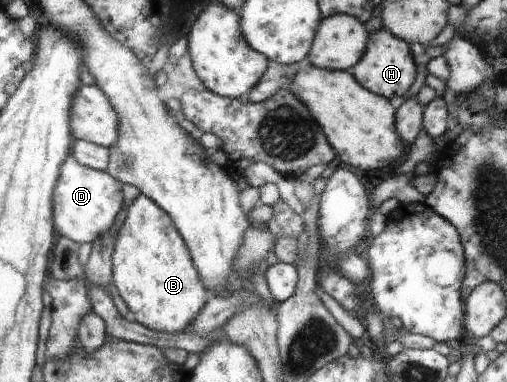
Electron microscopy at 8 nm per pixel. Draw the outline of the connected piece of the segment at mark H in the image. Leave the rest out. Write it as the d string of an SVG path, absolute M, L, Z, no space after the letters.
M383 29L371 35L367 52L349 72L362 88L391 101L395 97L401 98L407 94L415 82L417 71L409 44L405 40L393 37L389 31Z

